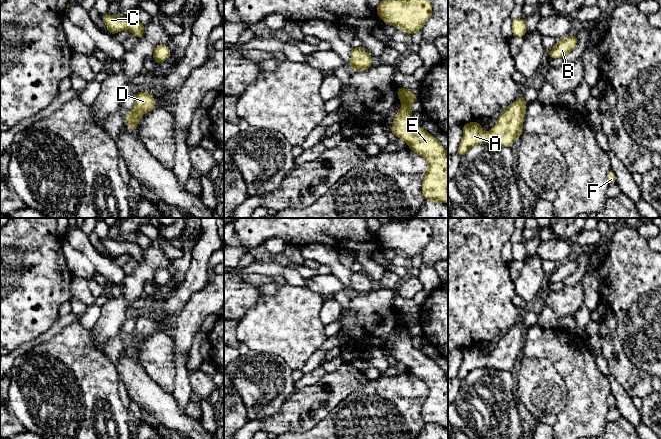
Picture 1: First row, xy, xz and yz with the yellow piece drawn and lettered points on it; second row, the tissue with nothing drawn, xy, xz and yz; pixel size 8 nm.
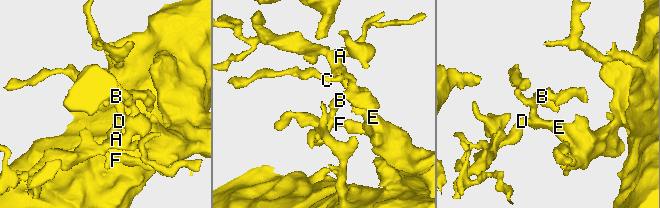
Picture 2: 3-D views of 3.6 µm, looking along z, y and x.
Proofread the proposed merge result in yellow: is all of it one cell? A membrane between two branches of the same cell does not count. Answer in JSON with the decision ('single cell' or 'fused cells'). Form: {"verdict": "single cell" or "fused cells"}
{"verdict": "single cell"}

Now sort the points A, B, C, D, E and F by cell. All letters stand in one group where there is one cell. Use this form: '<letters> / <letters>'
A B C D E F

